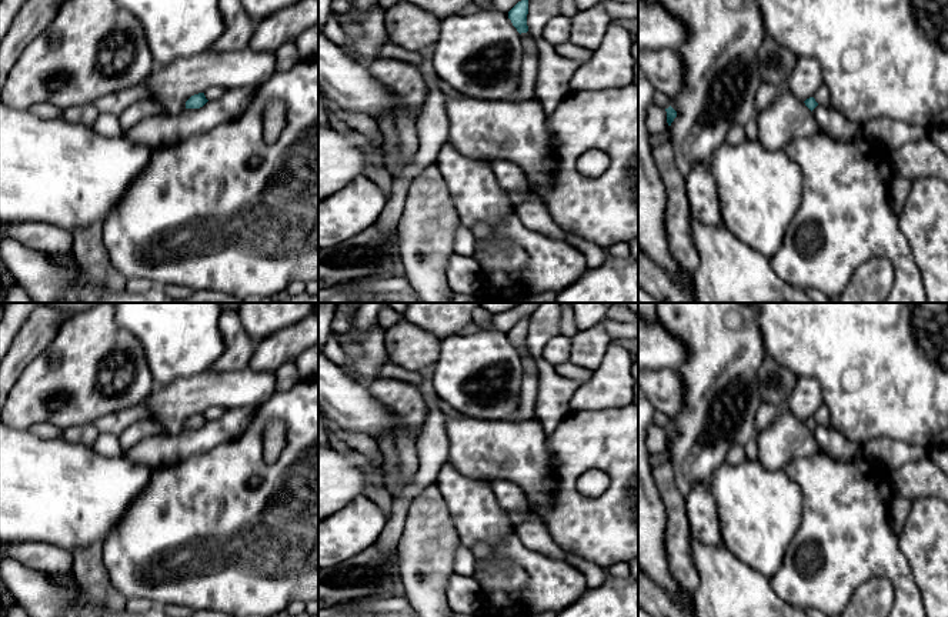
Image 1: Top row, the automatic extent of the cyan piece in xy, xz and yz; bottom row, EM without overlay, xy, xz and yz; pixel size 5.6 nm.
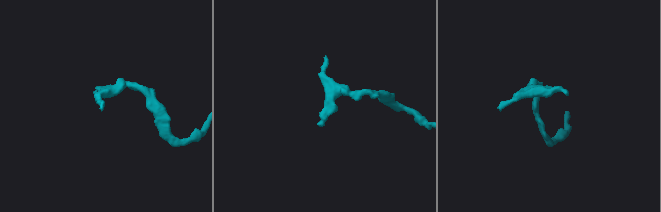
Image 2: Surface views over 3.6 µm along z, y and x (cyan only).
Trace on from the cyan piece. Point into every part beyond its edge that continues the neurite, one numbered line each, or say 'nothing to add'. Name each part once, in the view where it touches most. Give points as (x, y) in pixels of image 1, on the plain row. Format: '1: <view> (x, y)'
nothing to add

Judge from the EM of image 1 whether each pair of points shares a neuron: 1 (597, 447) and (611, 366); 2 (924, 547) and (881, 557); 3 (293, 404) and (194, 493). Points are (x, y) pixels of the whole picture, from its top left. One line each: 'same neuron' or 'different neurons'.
1: different neurons
2: different neurons
3: same neuron

